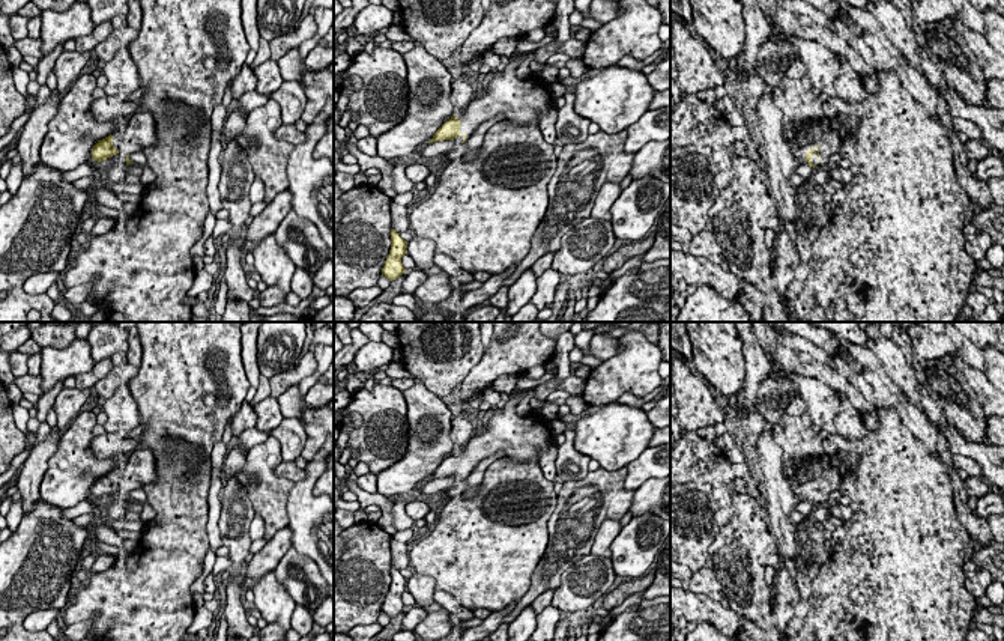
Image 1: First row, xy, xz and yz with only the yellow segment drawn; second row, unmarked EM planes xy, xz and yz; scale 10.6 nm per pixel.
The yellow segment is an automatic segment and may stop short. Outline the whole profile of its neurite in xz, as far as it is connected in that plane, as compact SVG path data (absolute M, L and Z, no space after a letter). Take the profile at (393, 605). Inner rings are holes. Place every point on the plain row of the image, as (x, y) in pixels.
M391 566L391 587L382 605L382 612L385 612L389 618L406 609L401 600L401 594L407 590L406 584L407 579L400 573L400 570Z

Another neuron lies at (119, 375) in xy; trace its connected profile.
M126 363L123 366L113 366L107 376L95 384L98 396L104 400L110 399L113 393L125 384L129 384L138 373L138 367Z

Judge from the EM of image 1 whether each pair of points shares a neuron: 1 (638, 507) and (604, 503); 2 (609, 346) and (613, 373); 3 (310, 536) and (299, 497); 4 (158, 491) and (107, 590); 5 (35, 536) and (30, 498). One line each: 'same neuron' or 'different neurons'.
1: different neurons
2: different neurons
3: same neuron
4: same neuron
5: different neurons

